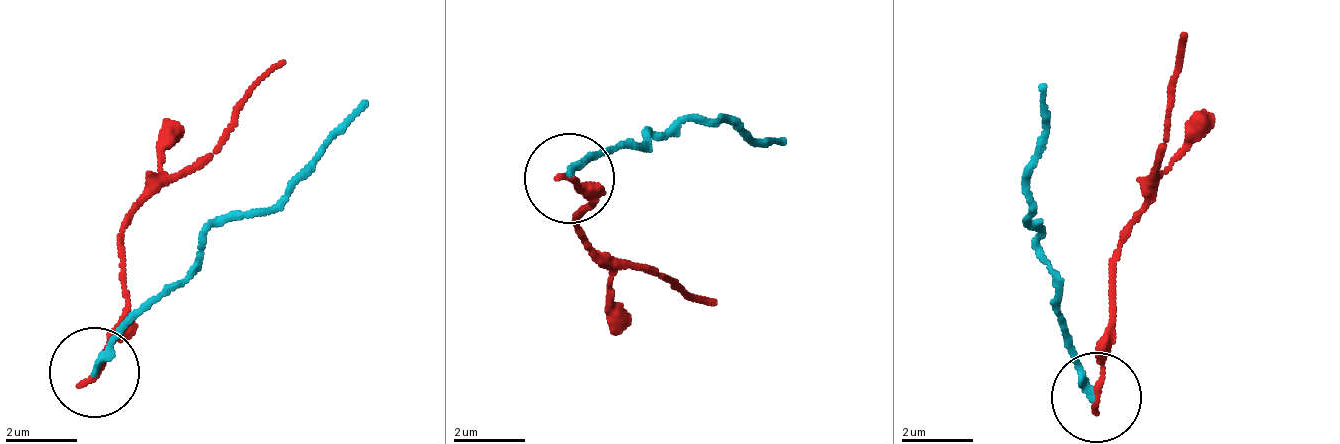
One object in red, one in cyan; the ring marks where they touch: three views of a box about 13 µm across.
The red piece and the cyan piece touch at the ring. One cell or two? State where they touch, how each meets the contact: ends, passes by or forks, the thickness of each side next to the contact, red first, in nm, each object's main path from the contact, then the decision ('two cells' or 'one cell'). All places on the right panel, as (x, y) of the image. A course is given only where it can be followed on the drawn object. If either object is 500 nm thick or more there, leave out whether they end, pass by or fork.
(1096, 397) | red ends | cyan ends | 180/190 nm | red via (1093, 395), (1117, 327), (1117, 238), (1148, 208), (1189, 31) | cyan via (1093, 395), (1038, 250), (1024, 190), (1037, 87) | two cells

